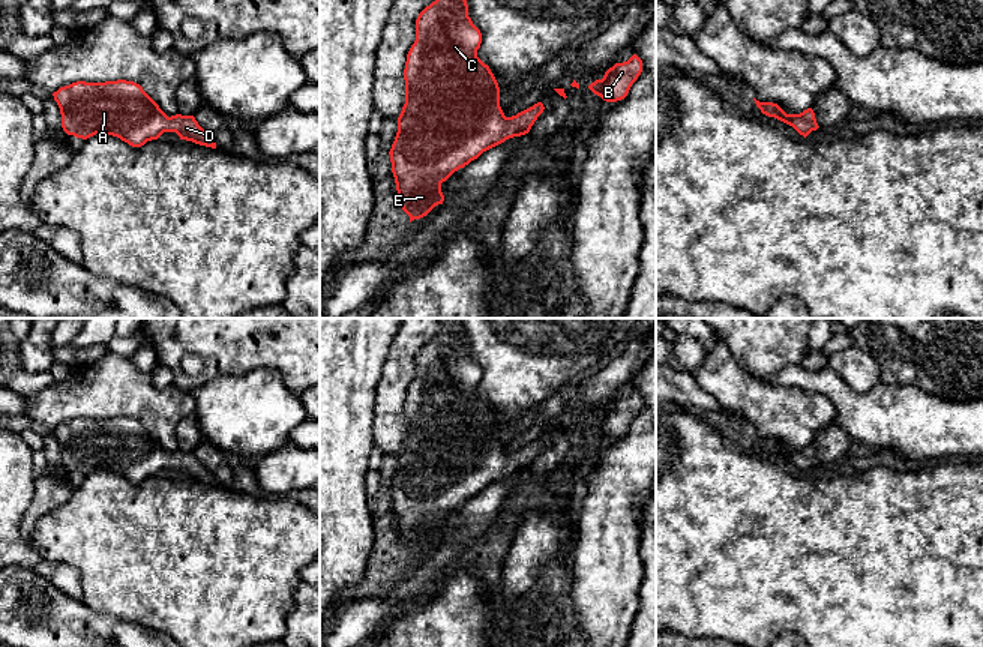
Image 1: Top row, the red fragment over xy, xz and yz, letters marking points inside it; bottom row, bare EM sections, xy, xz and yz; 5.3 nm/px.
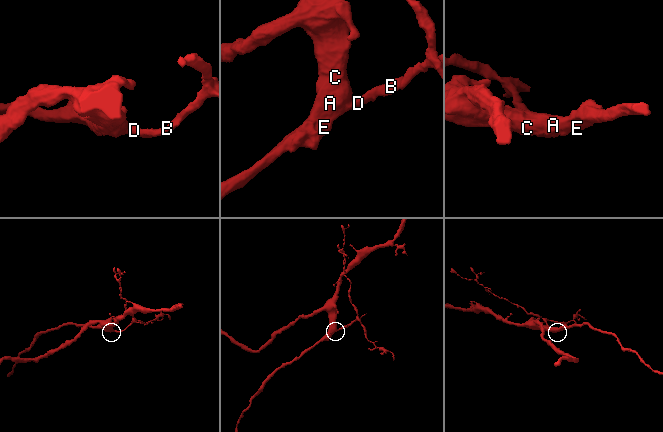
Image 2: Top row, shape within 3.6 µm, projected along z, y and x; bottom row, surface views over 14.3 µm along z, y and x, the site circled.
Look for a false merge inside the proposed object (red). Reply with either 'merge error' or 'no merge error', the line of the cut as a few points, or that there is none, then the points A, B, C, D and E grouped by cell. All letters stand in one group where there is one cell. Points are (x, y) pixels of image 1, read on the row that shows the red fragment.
no merge error; no cut; A B C D E

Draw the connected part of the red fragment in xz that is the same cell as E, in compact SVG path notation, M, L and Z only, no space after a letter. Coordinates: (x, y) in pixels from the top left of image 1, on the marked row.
M435 0L416 20L416 41L405 69L405 104L389 152L396 191L410 222L443 204L441 183L483 152L530 132L543 113L542 102L506 117L500 87L489 66L477 57L482 33L468 17L467 0Z

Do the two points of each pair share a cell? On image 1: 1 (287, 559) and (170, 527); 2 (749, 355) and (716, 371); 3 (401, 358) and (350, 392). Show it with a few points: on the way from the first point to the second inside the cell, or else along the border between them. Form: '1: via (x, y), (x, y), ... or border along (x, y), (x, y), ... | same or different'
1: via (258, 556), (218, 556), (207, 545), (198, 545) | same
2: border along (719, 334), (745, 373) | different
3: border along (393, 338), (383, 364), (372, 406) | different

